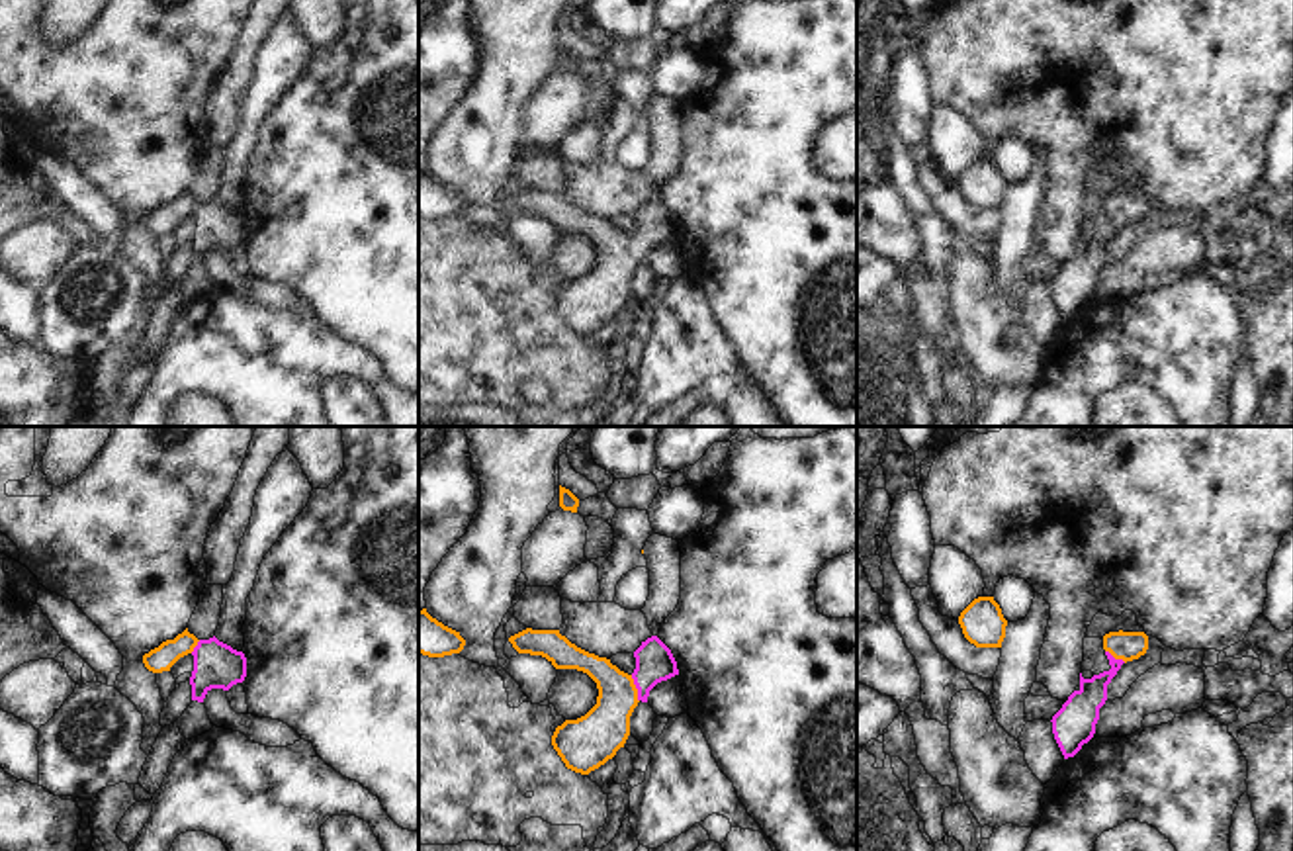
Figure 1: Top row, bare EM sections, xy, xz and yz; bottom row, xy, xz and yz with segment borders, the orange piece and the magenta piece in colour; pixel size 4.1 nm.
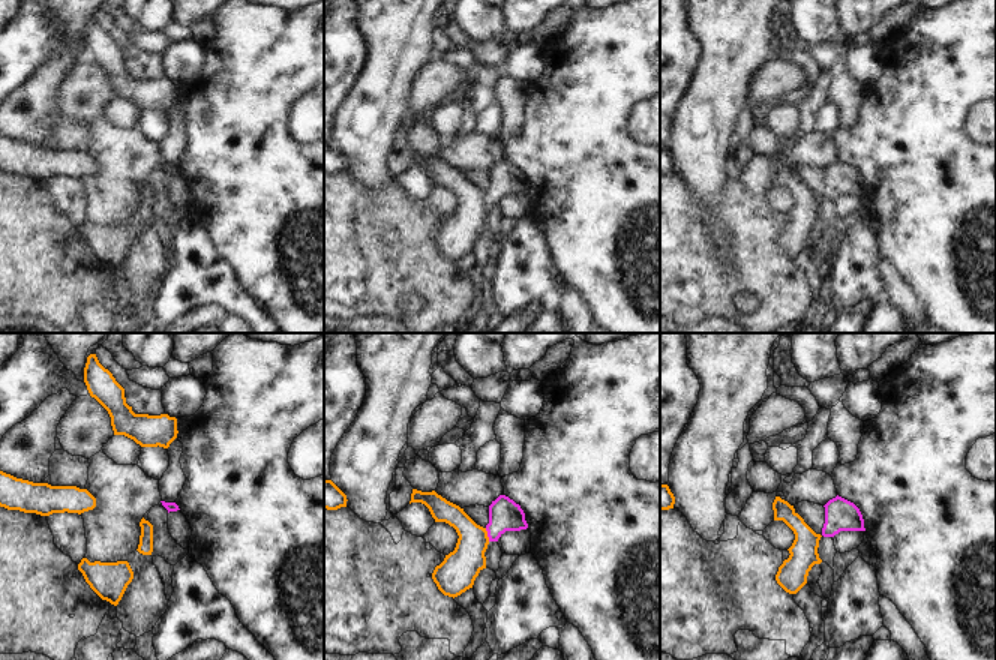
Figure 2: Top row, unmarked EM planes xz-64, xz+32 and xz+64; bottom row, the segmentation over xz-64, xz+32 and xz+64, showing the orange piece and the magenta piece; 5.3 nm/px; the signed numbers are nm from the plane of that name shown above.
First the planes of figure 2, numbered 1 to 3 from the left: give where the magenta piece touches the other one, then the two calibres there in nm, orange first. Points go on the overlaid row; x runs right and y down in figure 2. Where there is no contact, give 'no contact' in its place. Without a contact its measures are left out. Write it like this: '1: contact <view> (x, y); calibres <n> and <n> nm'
1: no contact
2: contact xz+32 (486, 534); calibres 200 and 180 nm
3: no contact

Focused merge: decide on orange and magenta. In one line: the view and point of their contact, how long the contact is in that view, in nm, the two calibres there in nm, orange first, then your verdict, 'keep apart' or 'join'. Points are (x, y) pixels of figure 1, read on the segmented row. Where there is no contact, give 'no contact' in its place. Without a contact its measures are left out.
contact xz (636, 689); length 120 nm; calibres 200 and 160 nm; join

